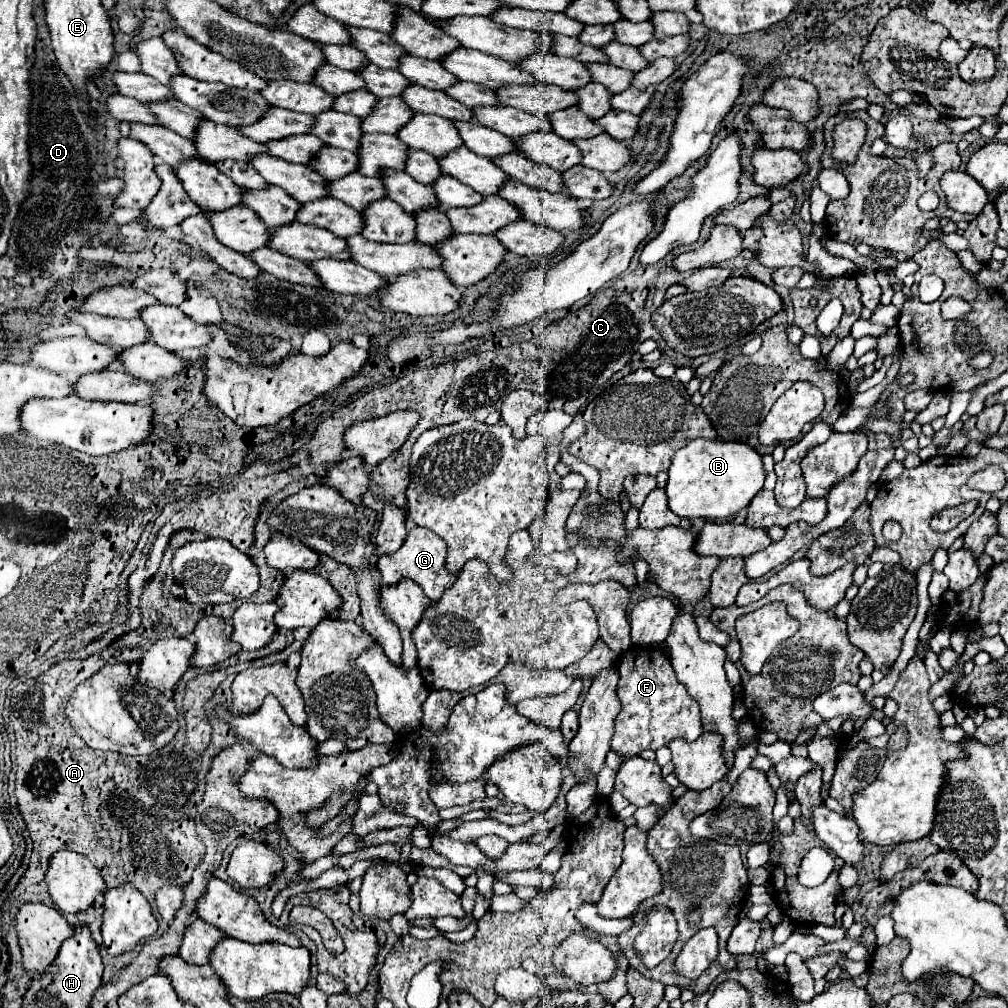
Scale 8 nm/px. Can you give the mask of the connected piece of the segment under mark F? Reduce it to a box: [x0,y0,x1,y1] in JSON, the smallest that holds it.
[611,647,703,757]

